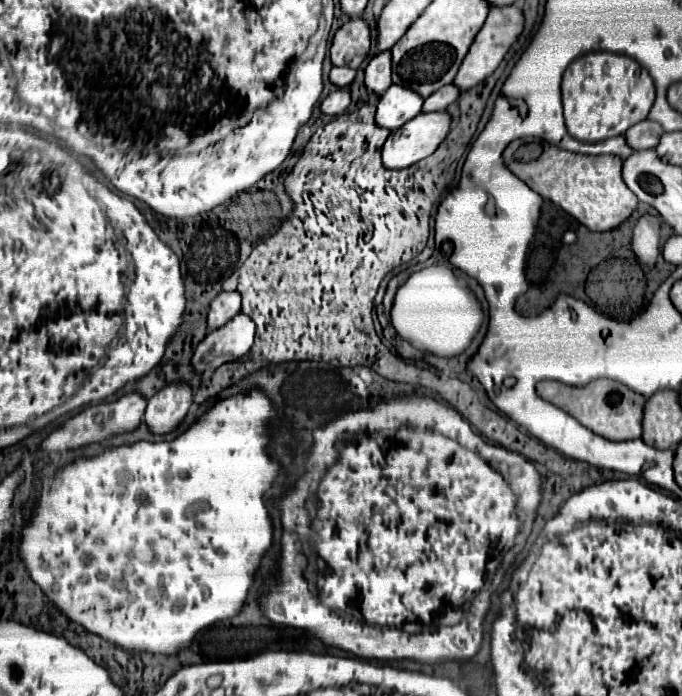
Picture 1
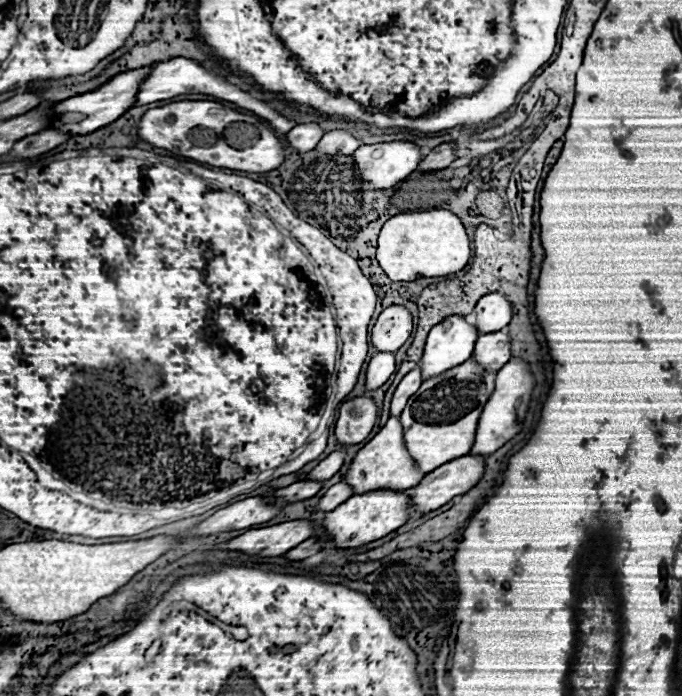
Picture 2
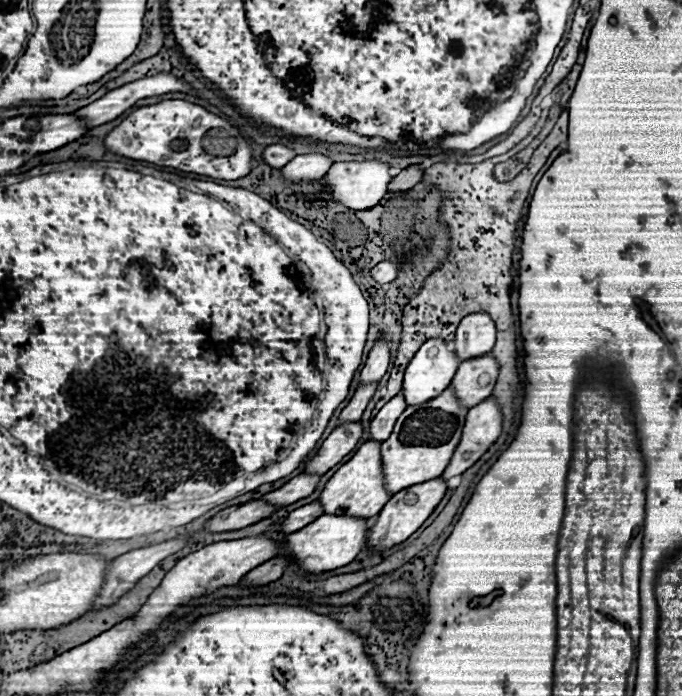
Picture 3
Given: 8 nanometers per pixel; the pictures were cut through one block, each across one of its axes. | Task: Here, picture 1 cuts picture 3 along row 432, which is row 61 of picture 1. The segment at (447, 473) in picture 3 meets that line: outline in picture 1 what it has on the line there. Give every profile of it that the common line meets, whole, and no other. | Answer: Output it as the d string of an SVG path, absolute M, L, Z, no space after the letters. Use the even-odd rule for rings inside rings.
M512 4L512 6L504 6L504 8L492 8L484 26L480 28L480 32L476 34L466 58L462 60L462 66L454 78L454 84L460 88L460 92L466 92L470 90L472 86L480 84L484 78L488 78L496 68L498 64L502 62L504 54L508 52L508 48L512 46L512 42L520 36L524 28L524 16L522 16L522 8L518 4Z

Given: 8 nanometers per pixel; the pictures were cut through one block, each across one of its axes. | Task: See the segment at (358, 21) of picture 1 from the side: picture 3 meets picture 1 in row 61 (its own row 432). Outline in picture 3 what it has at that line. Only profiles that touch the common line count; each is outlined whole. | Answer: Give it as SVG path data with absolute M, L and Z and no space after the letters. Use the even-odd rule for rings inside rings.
M344 422L332 430L332 434L324 440L320 446L318 454L306 464L304 472L314 472L314 474L324 474L328 472L334 464L338 464L348 452L352 452L362 438L362 424L360 422Z

